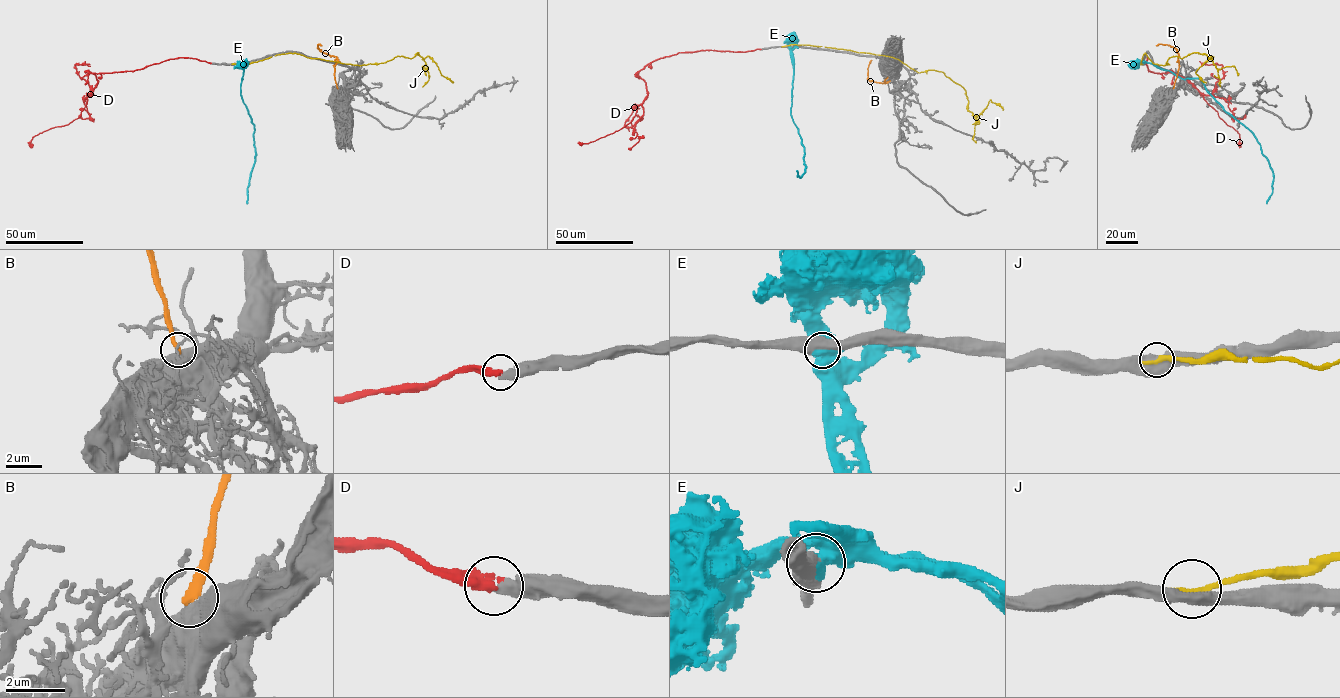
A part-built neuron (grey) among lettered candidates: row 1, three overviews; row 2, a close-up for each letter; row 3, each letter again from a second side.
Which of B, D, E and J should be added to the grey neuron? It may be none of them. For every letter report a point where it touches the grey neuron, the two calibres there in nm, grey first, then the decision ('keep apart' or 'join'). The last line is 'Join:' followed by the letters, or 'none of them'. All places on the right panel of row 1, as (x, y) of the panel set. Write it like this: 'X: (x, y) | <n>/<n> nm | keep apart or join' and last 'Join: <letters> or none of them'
B: (1173, 88) | 850/300 nm | keep apart
D: (1145, 63) | 480/400 nm | keep apart
E: (1143, 63) | 550/550 nm | keep apart
J: (1142, 64) | 550/280 nm | keep apart
Join: none of them

